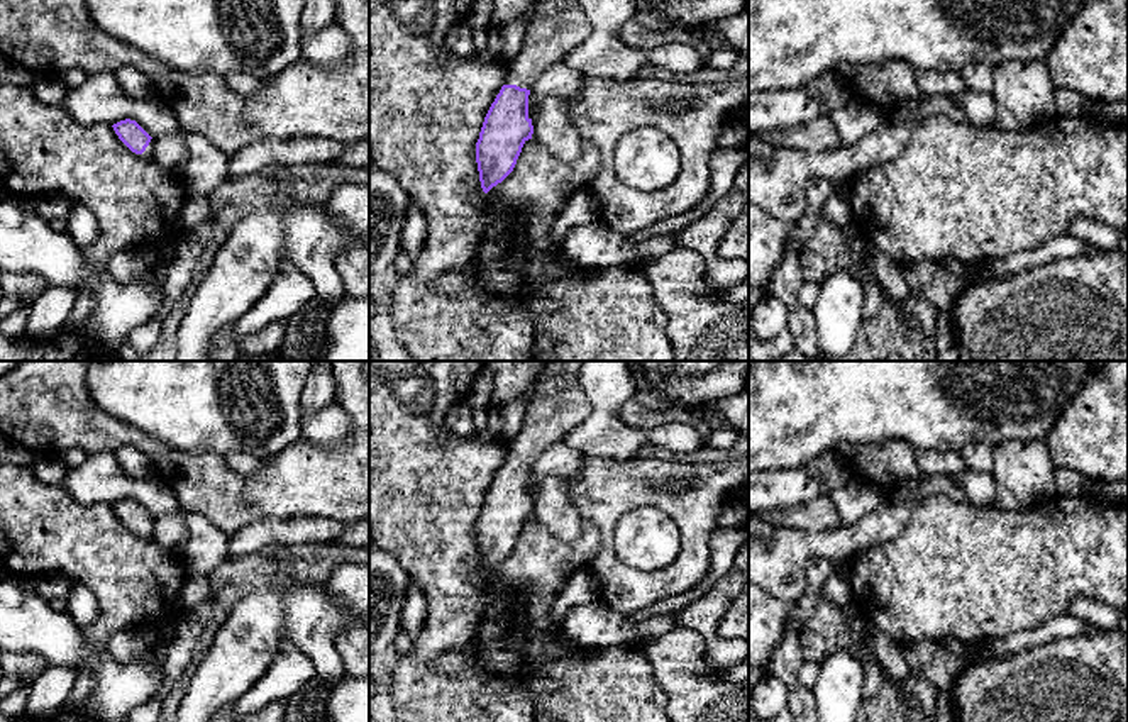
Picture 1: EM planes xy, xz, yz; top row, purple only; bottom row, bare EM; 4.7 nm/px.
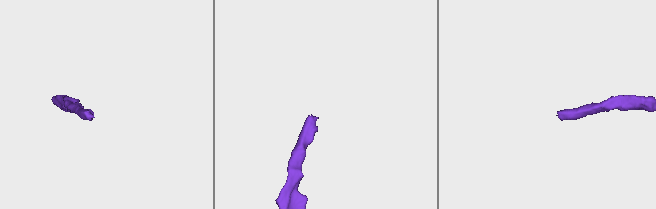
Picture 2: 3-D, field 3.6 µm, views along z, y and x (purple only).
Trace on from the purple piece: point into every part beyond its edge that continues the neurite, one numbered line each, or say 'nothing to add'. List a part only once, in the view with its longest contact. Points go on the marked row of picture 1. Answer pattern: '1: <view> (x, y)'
1: xz (558, 26)

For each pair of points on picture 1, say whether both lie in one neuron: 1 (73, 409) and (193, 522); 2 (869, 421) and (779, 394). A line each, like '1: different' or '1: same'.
1: different
2: same

